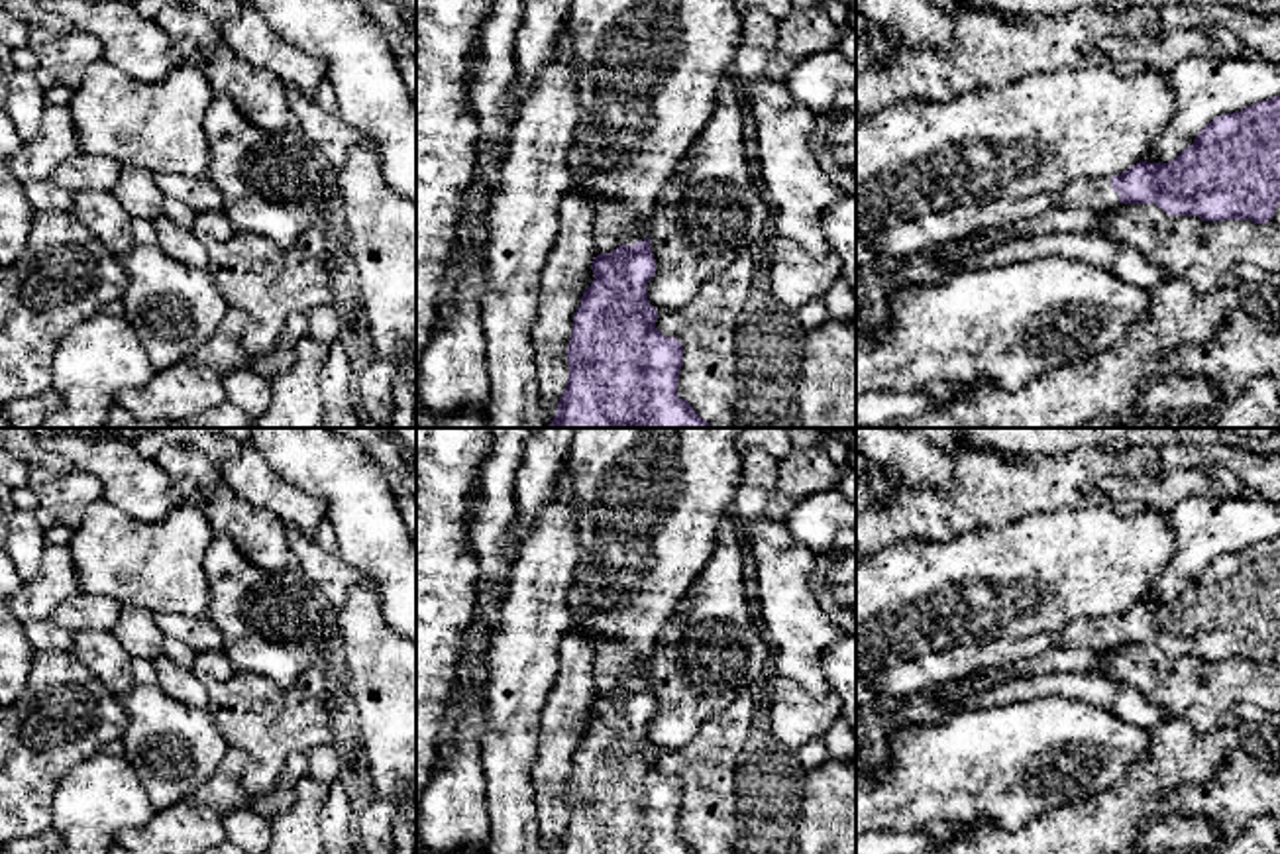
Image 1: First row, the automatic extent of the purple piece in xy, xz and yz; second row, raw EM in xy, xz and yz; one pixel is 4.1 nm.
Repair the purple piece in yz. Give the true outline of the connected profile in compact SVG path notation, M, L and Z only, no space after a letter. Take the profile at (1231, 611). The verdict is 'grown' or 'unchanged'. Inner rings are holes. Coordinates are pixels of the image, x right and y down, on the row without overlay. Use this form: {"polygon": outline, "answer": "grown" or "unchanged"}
{"polygon": "M1280 534L1215 558L1170 603L1141 601L1115 616L1074 618L1056 632L952 646L862 677L876 693L901 697L1054 648L1107 652L1123 644L1156 644L1205 662L1270 662L1280 644Z", "answer": "grown"}

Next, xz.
{"polygon": "M605 640L595 658L595 721L573 756L567 787L569 821L556 854L697 854L677 834L683 783L656 768L658 750L648 740L656 699L648 664L634 667L634 652Z", "answer": "grown"}

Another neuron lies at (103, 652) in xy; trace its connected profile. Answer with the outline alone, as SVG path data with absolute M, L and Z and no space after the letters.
M79 630L73 634L71 652L84 662L116 697L122 697L135 685L132 658L112 632Z

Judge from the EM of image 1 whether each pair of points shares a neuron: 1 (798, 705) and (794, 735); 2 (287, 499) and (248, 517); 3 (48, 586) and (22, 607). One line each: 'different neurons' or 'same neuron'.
1: same neuron
2: different neurons
3: same neuron

